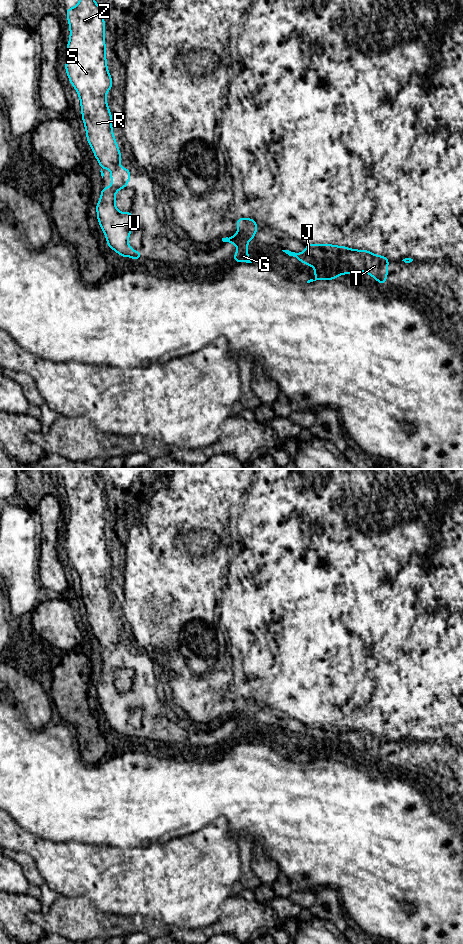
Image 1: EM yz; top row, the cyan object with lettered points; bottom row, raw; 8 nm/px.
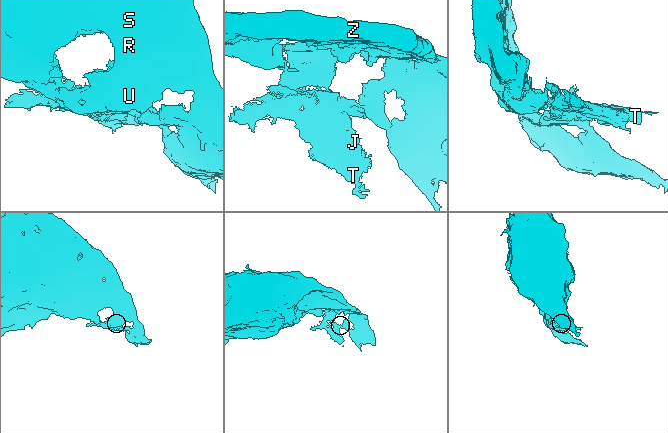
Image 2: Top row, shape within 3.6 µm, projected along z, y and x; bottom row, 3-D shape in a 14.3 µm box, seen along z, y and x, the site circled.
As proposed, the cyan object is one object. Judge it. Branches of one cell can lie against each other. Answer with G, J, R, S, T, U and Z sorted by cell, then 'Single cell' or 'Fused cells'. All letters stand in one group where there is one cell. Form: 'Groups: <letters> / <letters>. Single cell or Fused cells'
Groups: G J T / R S U Z. Fused cells

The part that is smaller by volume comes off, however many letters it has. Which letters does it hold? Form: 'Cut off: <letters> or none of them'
Cut off: G, J, T

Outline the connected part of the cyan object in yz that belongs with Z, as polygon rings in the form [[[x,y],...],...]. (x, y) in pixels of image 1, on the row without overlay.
[[[94,469],[79,470],[81,477],[77,486],[66,489],[70,506],[70,521],[67,524],[65,549],[72,566],[80,577],[87,622],[92,627],[100,647],[112,650],[110,654],[112,666],[106,668],[102,665],[100,681],[96,684],[97,699],[106,716],[109,728],[118,732],[121,737],[130,736],[134,740],[140,740],[142,731],[132,730],[128,724],[128,717],[132,711],[132,690],[120,693],[115,686],[115,673],[119,669],[127,667],[131,652],[127,647],[118,647],[122,637],[112,612],[112,595],[106,581],[106,572],[111,570],[113,563],[106,543],[103,490],[93,478]]]

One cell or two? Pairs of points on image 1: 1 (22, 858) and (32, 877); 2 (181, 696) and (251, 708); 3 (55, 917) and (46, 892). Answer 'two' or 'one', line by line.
1: one
2: one
3: two

